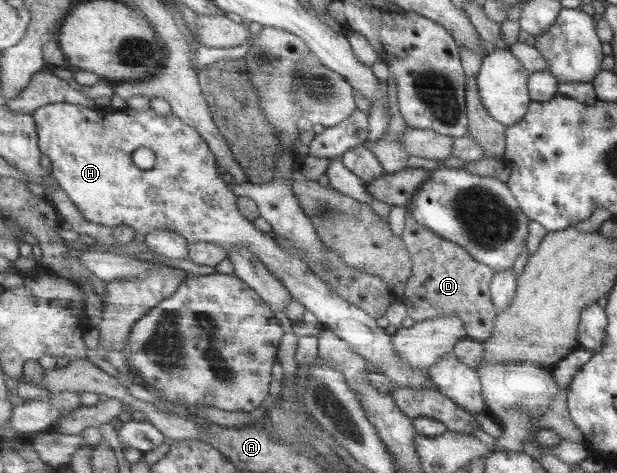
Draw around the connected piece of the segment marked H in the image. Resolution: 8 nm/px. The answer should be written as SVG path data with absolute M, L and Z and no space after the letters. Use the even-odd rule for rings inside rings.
M58 102L40 107L33 115L38 125L41 150L53 161L51 167L53 176L89 221L112 228L125 224L132 227L136 233L145 236L157 231L174 231L186 237L189 244L200 241L215 243L225 247L228 253L234 247L250 249L321 324L328 325L362 358L372 362L374 367L380 370L380 374L388 377L395 387L418 389L428 382L433 383L429 377L425 378L420 370L408 368L397 357L398 351L394 349L392 337L384 331L384 328L376 325L375 318L357 306L350 305L331 289L324 279L314 274L306 262L284 250L277 243L274 233L262 233L254 227L250 218L241 212L239 197L230 191L228 183L222 179L222 174L218 171L217 157L205 137L202 137L194 126L182 121L182 118L176 116L173 111L164 116L158 115L150 107L148 110L126 107L117 111ZM140 147L149 148L155 154L154 166L148 170L140 169L132 161L132 153Z

